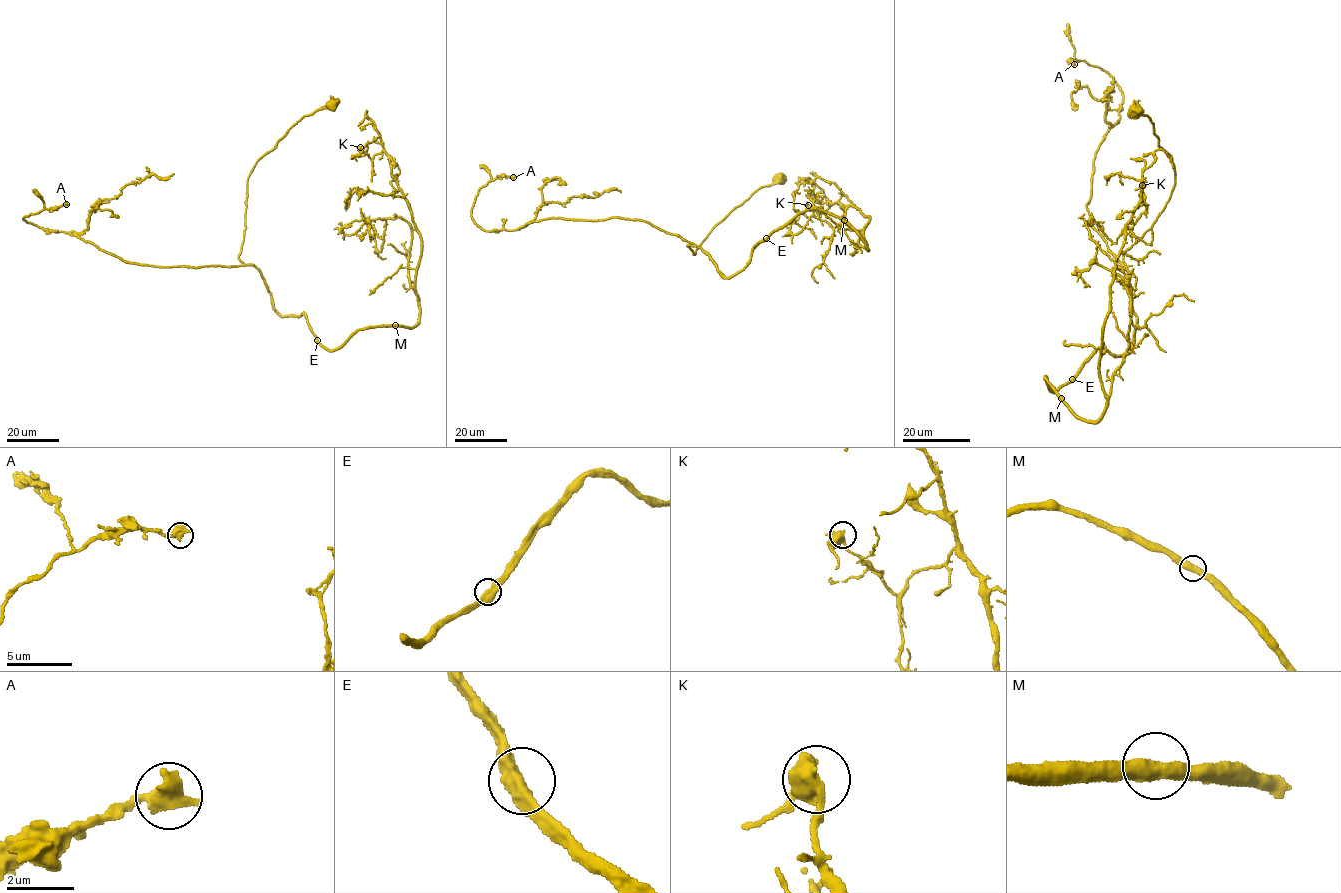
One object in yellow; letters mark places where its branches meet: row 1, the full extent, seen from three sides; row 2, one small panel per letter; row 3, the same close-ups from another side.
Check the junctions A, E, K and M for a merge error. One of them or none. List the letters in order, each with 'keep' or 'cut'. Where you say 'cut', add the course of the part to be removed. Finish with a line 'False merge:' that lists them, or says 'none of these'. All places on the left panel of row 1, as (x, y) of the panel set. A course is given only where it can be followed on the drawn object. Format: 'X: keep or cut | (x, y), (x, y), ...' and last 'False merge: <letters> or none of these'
A: keep
E: keep
K: keep
M: keep
False merge: none of these

